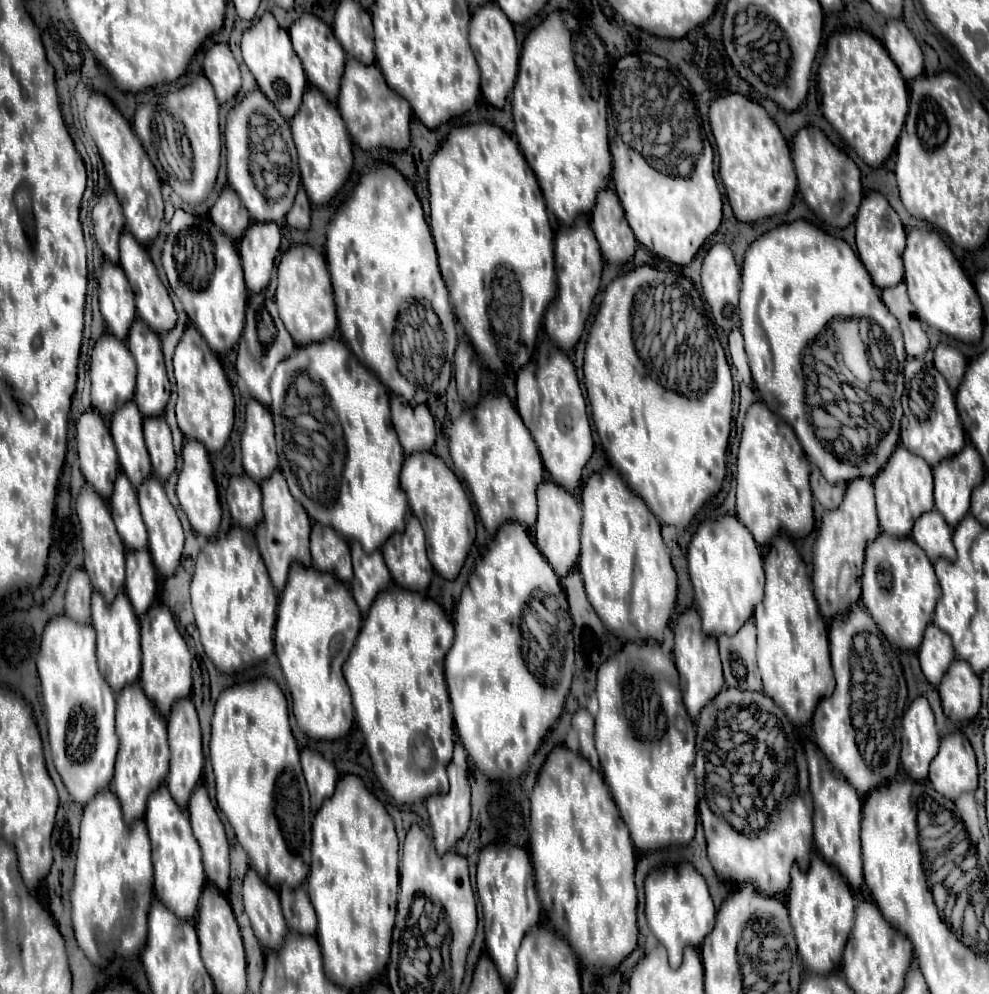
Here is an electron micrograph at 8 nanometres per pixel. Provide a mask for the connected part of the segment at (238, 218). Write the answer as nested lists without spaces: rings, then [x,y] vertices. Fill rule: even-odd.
[[[225,186],[213,208],[211,208],[211,218],[215,226],[219,226],[227,236],[239,240],[243,236],[243,230],[249,226],[251,218],[247,214],[247,208],[241,204],[237,192],[231,186]]]

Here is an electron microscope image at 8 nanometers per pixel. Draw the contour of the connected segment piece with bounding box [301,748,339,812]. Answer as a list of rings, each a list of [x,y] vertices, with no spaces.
[[[311,748],[301,750],[301,766],[311,792],[311,808],[315,812],[321,806],[321,802],[333,794],[339,772],[335,764],[331,764],[327,758],[323,758]]]

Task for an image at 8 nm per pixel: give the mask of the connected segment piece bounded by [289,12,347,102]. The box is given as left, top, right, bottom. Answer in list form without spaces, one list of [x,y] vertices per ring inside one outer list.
[[[303,12],[289,28],[289,36],[293,42],[293,50],[297,52],[297,56],[303,62],[303,70],[309,78],[309,82],[319,88],[329,100],[337,100],[339,94],[339,78],[343,74],[343,66],[347,60],[347,54],[343,50],[343,46],[339,44],[339,40],[335,38],[333,30],[329,24],[325,24],[321,18],[313,16],[311,12]]]

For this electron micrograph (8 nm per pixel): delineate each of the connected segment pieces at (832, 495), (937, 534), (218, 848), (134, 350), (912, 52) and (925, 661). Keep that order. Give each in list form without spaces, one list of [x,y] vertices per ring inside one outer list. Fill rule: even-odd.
[[[813,468],[811,472],[811,492],[815,496],[815,500],[825,508],[839,508],[843,502],[843,494],[845,494],[845,484],[829,484],[819,468]]]
[[[929,510],[915,520],[913,540],[927,552],[927,556],[935,562],[937,558],[945,556],[949,560],[955,558],[953,546],[953,530],[943,522],[943,516],[937,510]]]
[[[199,784],[195,794],[191,794],[191,802],[187,806],[193,834],[203,852],[203,866],[207,874],[207,882],[215,884],[219,890],[227,892],[229,888],[229,838],[225,834],[225,826],[209,798],[207,786]]]
[[[135,318],[131,324],[129,336],[127,336],[127,346],[131,354],[135,356],[137,362],[137,388],[135,388],[135,402],[139,410],[145,416],[159,416],[165,410],[165,404],[169,400],[169,378],[165,372],[165,362],[163,362],[163,352],[161,352],[161,340],[155,330],[151,330],[141,318]]]
[[[901,18],[887,20],[883,30],[883,44],[907,82],[923,74],[923,50]]]
[[[933,622],[927,624],[923,642],[921,642],[917,654],[921,660],[921,670],[933,686],[937,686],[941,682],[947,666],[955,658],[951,638],[943,630],[939,630],[939,626],[935,626]]]

